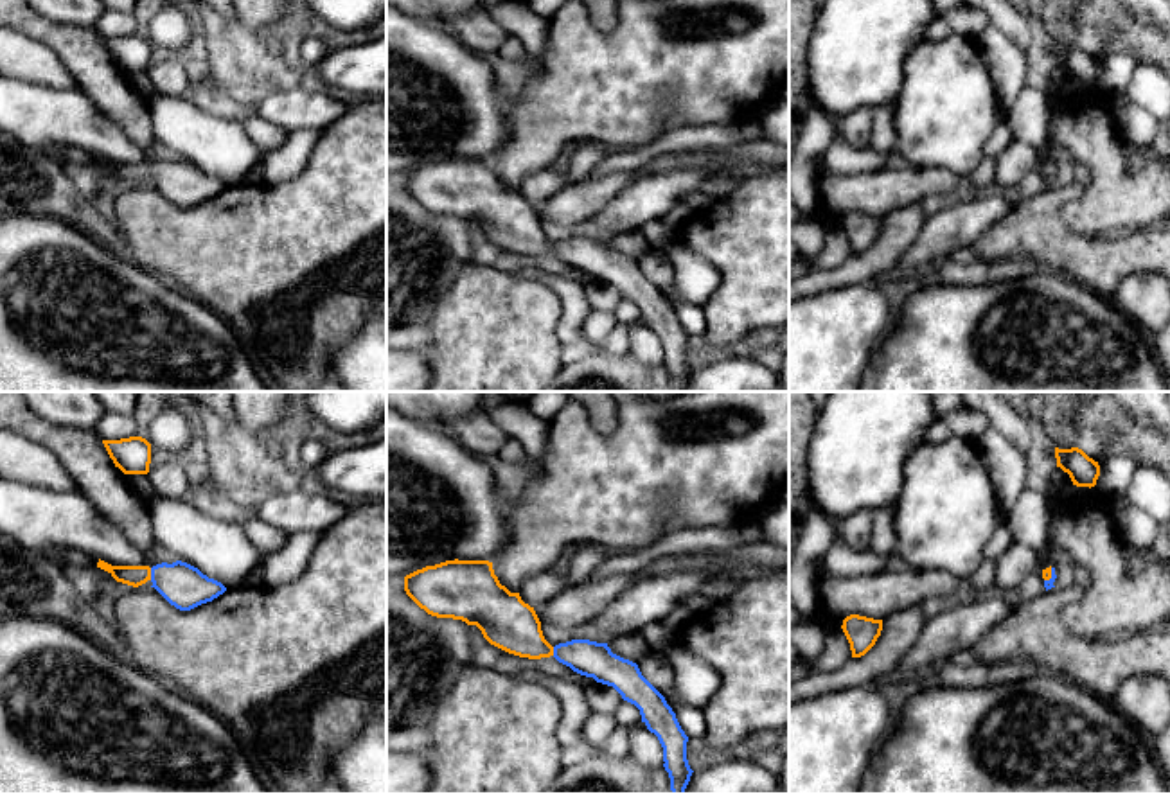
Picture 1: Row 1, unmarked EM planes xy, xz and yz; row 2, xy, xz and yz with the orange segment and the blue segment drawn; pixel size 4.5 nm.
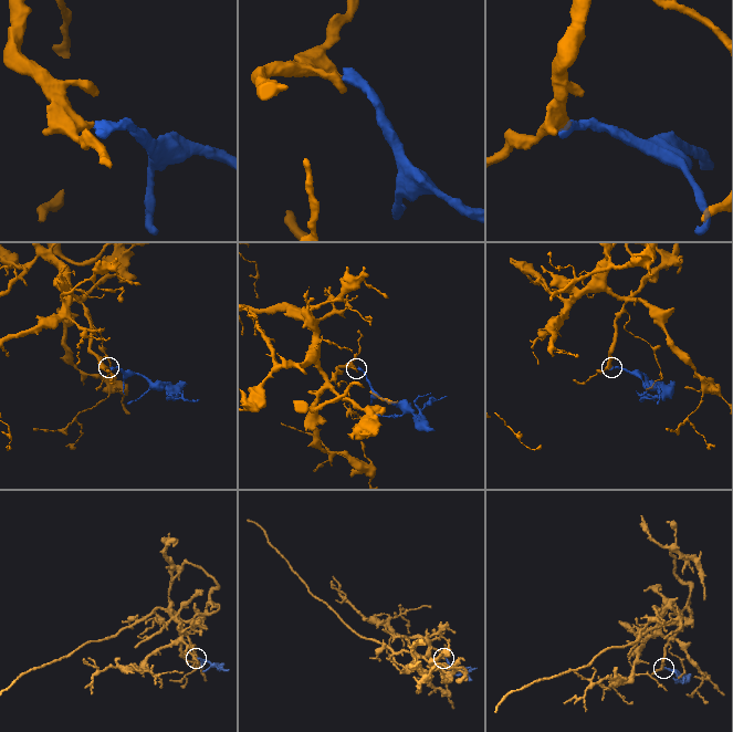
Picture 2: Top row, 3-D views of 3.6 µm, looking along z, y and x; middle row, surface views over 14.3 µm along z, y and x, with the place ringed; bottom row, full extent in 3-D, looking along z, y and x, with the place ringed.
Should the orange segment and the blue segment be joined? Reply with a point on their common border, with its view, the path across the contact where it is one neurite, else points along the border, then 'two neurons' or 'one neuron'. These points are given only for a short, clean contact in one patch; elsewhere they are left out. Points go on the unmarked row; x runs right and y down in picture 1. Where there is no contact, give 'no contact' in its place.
contact xy (150, 171); way xy (133, 173), (150, 171), (184, 184); one neuron

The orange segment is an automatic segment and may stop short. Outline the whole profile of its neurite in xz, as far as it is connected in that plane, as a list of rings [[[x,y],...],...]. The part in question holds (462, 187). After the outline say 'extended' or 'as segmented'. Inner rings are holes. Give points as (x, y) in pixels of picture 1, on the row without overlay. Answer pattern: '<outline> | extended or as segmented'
[[[455,156],[426,163],[404,174],[404,189],[428,212],[476,223],[491,243],[509,251],[528,257],[554,253],[573,269],[613,284],[640,307],[642,320],[658,334],[672,392],[685,392],[694,370],[687,357],[688,334],[636,260],[613,251],[607,241],[589,237],[552,244],[534,205],[500,181],[489,158]]] | extended

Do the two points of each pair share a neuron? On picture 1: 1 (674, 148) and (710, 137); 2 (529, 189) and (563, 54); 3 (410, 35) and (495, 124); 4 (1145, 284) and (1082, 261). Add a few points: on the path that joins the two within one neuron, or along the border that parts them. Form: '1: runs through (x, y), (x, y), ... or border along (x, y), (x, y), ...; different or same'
1: runs through (683, 142), (701, 141); same
2: border along (550, 166), (534, 169), (518, 189); different
3: runs through (430, 56), (473, 103); same
4: border along (1151, 272), (1131, 273), (1111, 299); different

